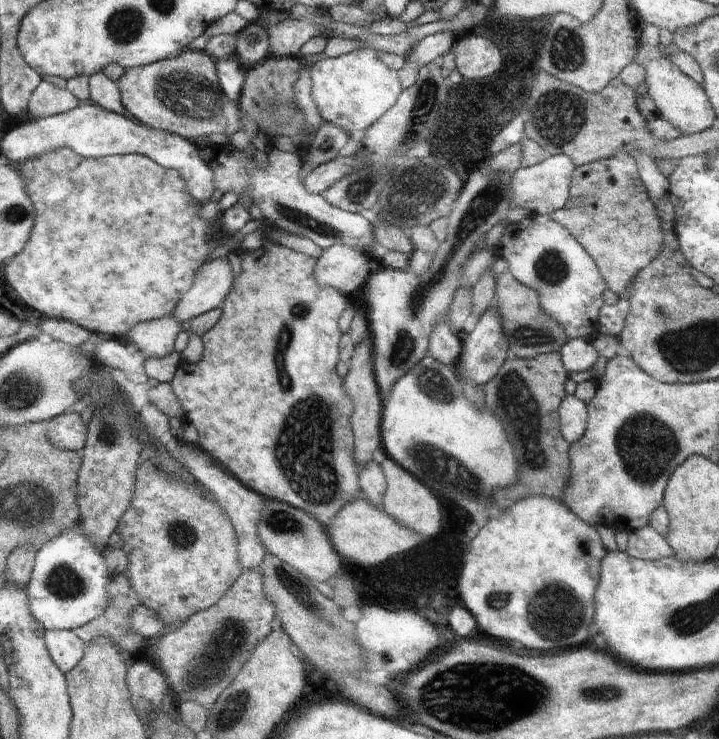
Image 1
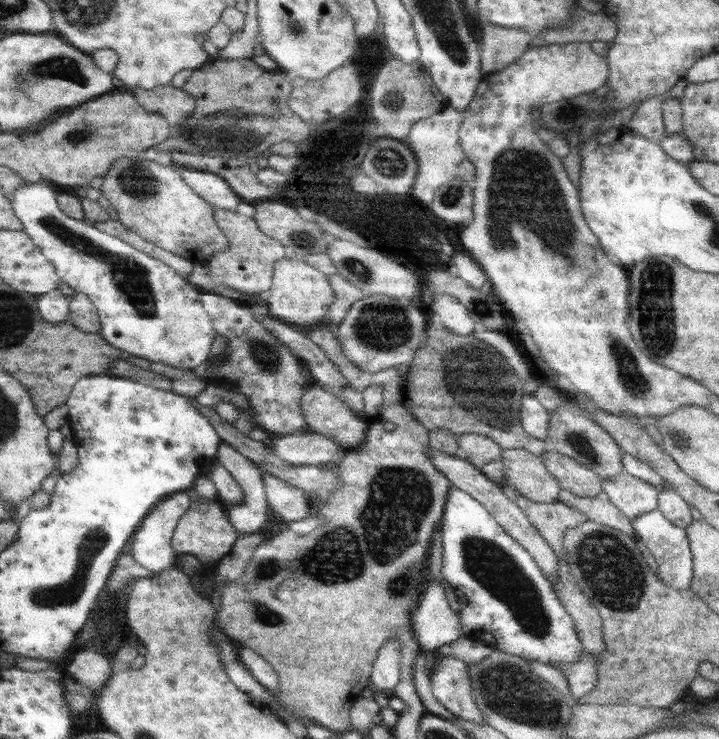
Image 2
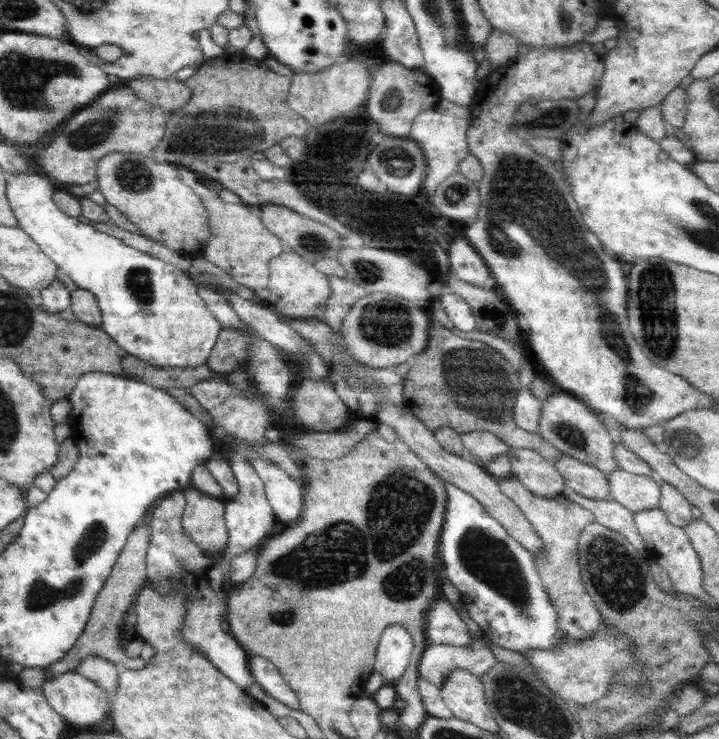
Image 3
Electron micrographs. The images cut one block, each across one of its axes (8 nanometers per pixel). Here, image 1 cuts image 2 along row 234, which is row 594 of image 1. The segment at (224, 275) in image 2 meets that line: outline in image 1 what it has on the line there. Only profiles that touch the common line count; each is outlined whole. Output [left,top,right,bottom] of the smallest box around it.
[140,570,276,708]

